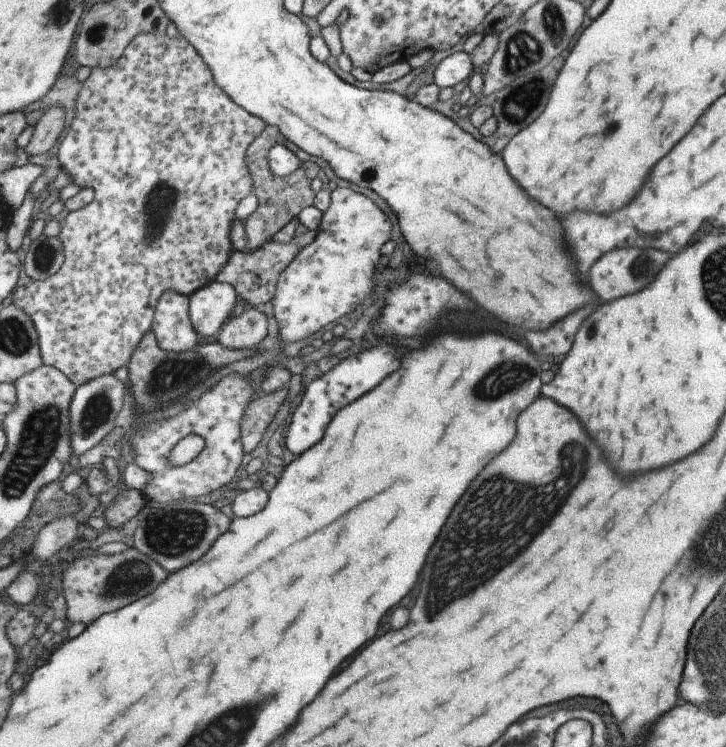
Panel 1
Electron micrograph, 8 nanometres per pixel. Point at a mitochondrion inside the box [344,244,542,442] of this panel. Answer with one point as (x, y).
(510, 374)

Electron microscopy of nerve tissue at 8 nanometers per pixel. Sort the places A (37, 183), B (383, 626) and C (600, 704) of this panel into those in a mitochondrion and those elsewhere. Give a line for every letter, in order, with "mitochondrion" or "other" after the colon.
A: other
B: other
C: other

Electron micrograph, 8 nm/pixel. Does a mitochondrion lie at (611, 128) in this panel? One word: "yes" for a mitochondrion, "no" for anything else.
no

